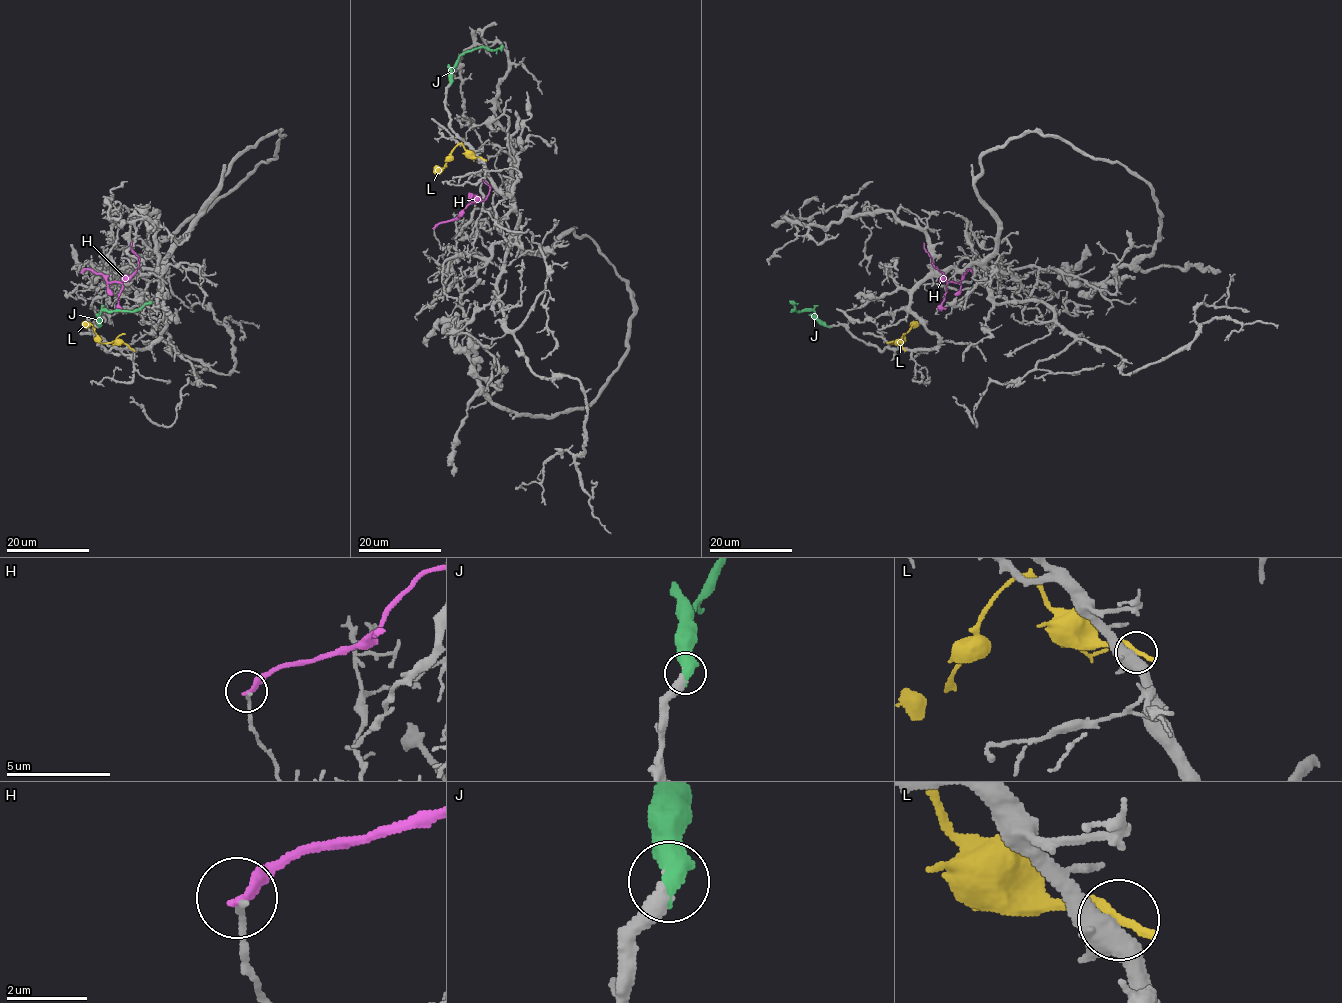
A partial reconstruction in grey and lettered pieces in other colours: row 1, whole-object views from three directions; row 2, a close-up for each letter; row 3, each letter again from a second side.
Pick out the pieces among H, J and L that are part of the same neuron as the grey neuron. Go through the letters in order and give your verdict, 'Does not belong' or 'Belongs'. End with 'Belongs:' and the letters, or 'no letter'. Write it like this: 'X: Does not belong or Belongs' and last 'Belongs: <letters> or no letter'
H: Does not belong
J: Belongs
L: Does not belong
Belongs: J

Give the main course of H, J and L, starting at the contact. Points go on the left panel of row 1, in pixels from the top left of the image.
H: (82, 272), (85, 269), (93, 270), (109, 282), (124, 281), (138, 266), (132, 243)
J: (99, 326), (102, 311), (135, 311), (152, 301)
L: (131, 348), (113, 341), (100, 342), (94, 328), (82, 323)

